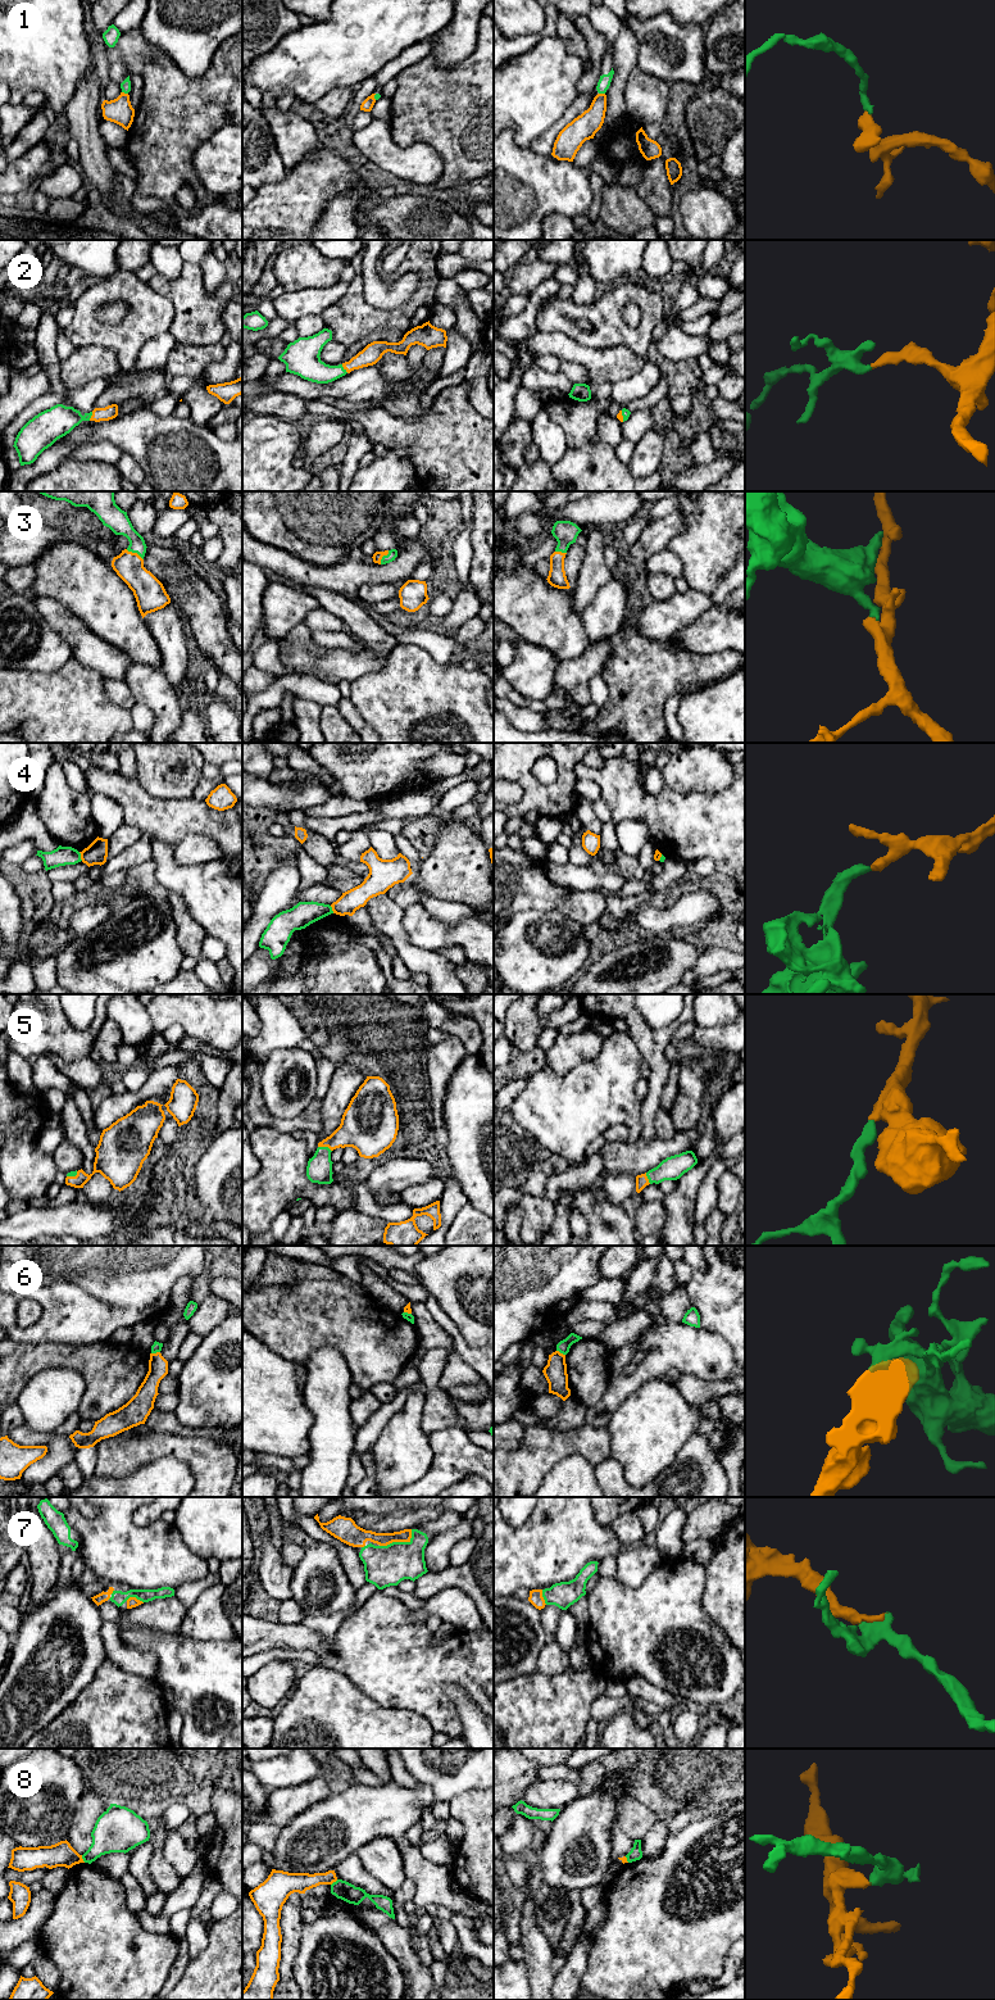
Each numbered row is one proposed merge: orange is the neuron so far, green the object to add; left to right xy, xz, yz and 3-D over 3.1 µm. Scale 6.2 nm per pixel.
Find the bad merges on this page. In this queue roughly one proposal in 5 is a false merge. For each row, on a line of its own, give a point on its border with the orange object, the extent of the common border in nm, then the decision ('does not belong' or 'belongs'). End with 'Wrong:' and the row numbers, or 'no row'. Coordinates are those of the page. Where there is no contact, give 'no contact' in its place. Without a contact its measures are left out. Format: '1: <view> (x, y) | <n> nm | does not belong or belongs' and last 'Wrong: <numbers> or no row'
1: xy (123, 93) | 40 nm | belongs
2: xz (344, 368) | 70 nm | belongs
3: xy (135, 553) | 130 nm | belongs
4: xy (81, 856) | 60 nm | does not belong
5: xz (325, 1146) | 90 nm | belongs
6: xy (157, 1352) | 60 nm | does not belong
7: xz (399, 1541) | 240 nm | belongs
8: xy (82, 1859) | 50 nm | does not belong
Wrong: 4, 6, 8

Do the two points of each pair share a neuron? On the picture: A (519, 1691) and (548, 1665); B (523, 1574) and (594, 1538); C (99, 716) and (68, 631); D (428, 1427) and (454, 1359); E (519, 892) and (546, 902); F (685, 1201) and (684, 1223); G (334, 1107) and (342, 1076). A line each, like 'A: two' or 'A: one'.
A: two
B: one
C: two
D: two
E: one
F: one
G: one

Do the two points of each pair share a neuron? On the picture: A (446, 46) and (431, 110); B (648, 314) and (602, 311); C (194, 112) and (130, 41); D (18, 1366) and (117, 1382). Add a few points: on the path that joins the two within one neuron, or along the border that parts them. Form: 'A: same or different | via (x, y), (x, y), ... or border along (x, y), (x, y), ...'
A: different | border along (430, 55), (441, 67), (450, 67), (469, 55)
B: same | via (640, 302), (637, 299), (617, 299), (614, 302)
C: same | via (176, 94), (144, 59)
D: same | via (42, 1357), (80, 1357), (92, 1361)

